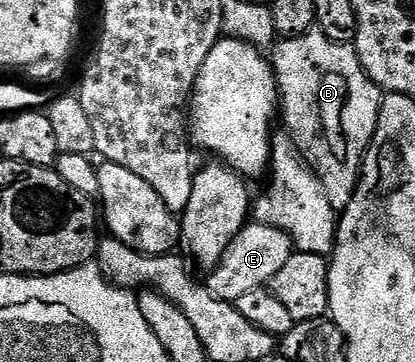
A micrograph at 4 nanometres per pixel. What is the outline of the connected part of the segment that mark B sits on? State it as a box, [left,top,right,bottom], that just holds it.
[271,28,383,211]

